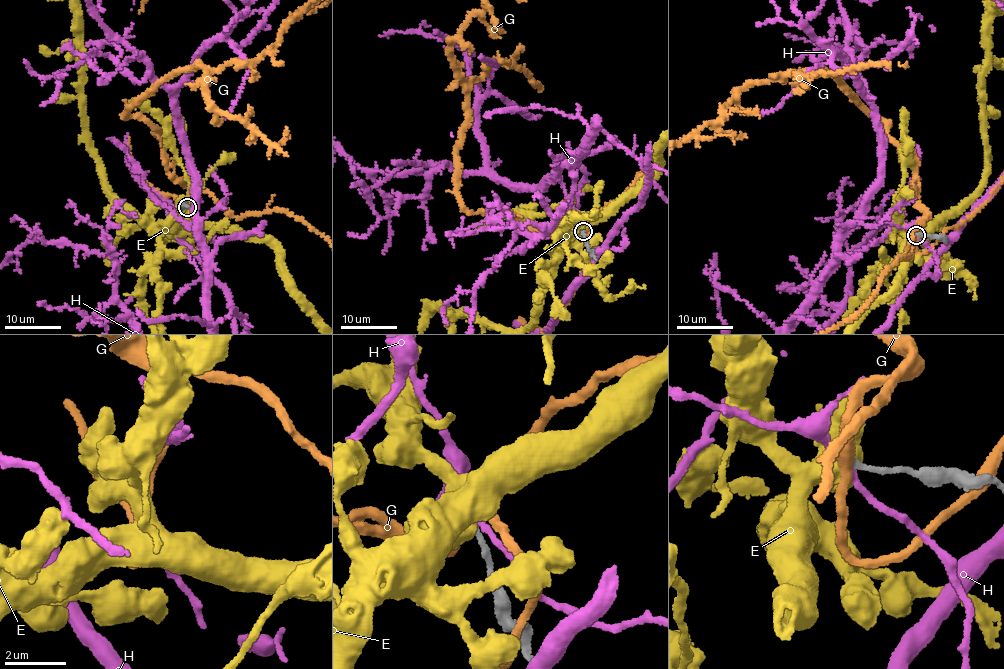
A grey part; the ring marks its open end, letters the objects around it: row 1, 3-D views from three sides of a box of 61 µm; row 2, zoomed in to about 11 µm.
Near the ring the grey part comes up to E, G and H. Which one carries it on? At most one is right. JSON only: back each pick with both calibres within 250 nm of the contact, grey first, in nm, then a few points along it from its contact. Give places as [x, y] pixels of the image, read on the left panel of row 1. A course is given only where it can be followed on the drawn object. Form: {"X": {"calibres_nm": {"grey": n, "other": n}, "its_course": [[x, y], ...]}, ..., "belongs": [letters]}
{"belongs": []}

